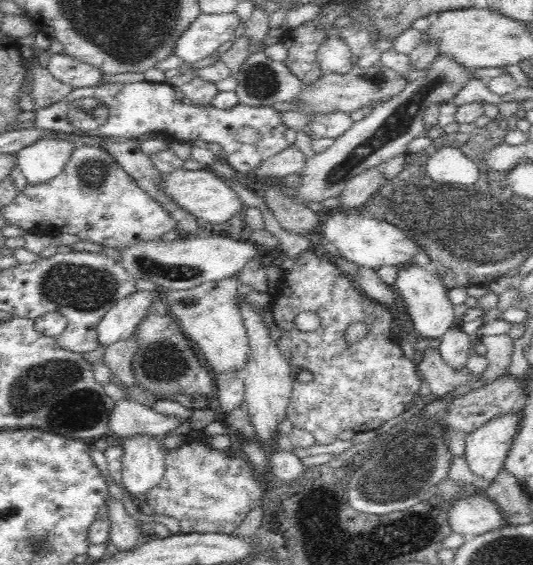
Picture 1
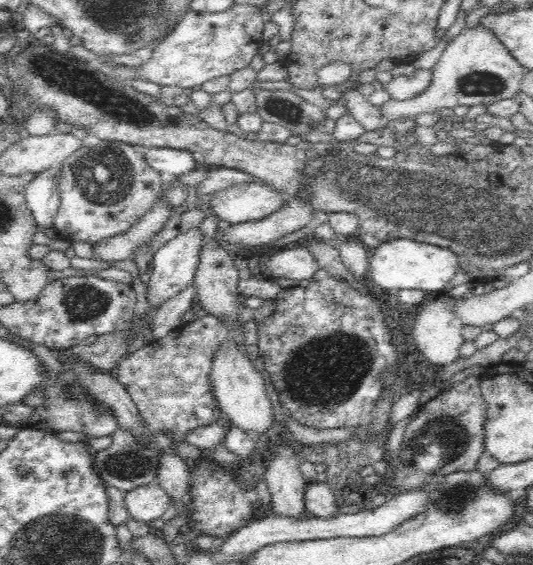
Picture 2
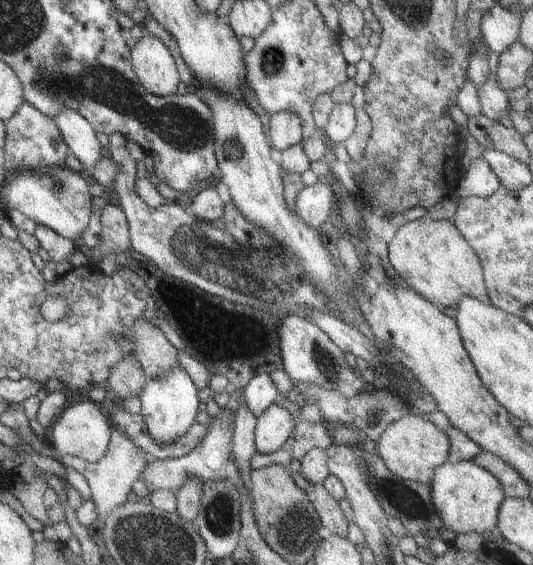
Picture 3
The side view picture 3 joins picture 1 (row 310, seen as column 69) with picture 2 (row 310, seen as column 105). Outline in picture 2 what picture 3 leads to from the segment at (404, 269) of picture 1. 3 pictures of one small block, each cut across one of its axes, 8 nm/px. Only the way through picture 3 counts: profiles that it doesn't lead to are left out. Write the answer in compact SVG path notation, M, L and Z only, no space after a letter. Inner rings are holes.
M447 292L434 295L417 308L414 326L409 336L413 350L424 354L424 358L428 360L430 366L436 368L450 364L460 357L458 350L464 342L462 334L464 323L460 321L458 315L454 314L452 307L446 303L447 297L450 297Z

